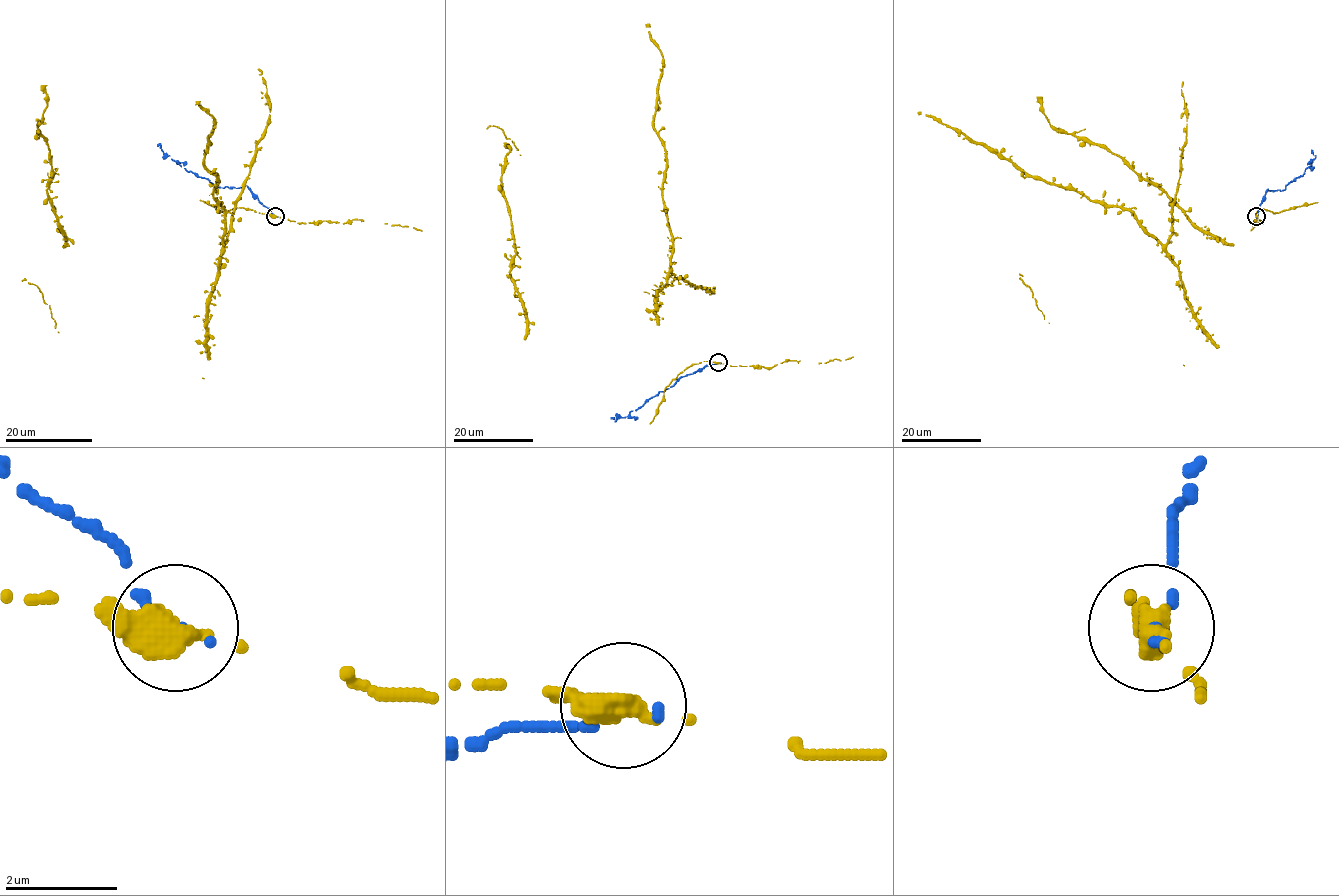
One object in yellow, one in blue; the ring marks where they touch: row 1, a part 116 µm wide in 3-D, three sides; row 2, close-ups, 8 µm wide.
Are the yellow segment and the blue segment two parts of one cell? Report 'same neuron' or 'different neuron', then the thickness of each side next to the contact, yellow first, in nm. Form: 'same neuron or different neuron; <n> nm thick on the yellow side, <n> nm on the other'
different neuron; 400 nm thick on the yellow side, 130 nm on the other

